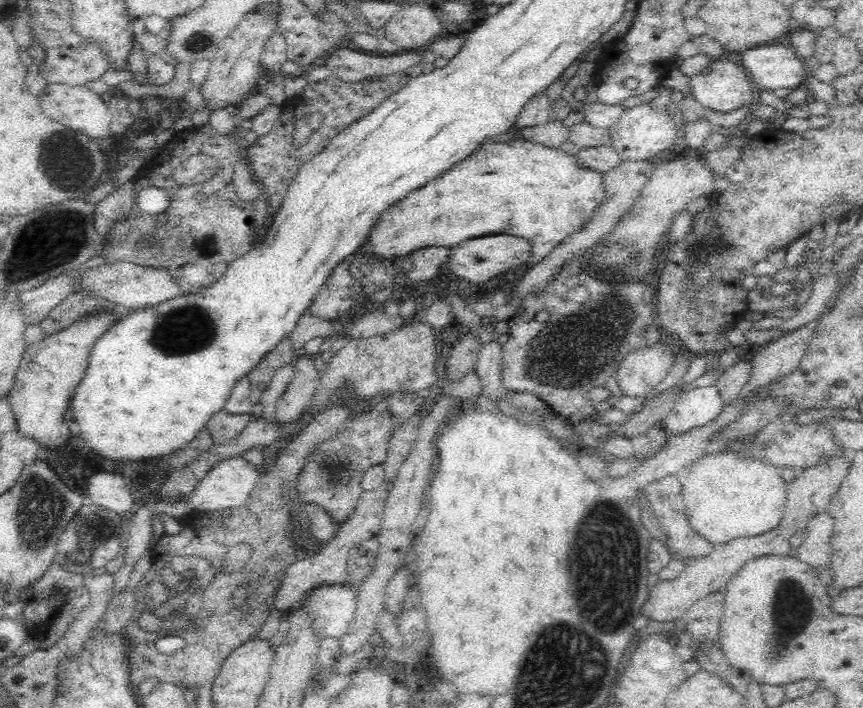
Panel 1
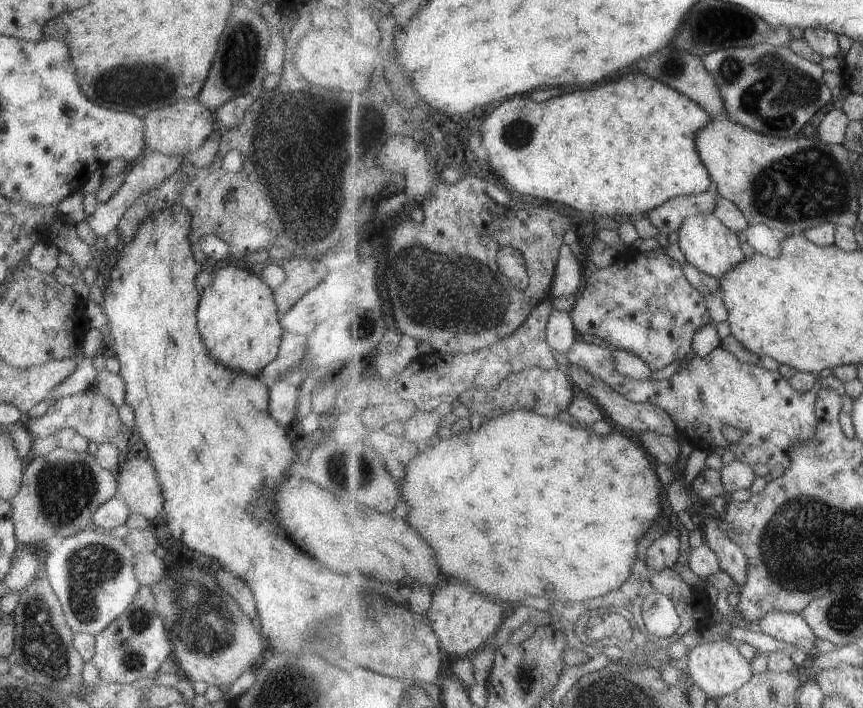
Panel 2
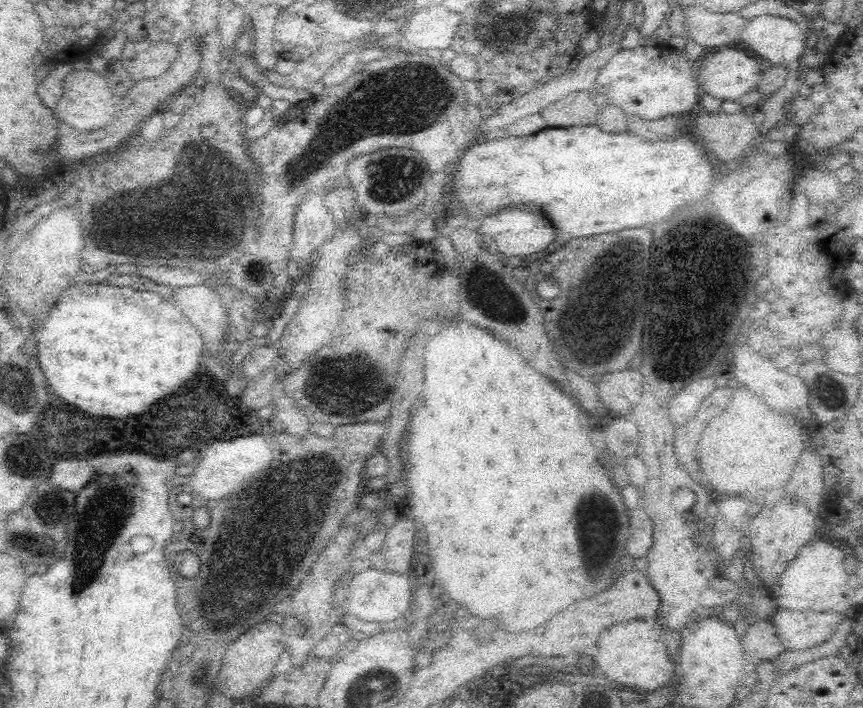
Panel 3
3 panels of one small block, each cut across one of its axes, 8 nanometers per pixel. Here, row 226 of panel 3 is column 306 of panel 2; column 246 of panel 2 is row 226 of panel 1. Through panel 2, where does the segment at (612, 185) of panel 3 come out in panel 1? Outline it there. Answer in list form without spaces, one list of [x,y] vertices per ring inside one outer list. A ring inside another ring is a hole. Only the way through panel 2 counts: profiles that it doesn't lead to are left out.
[[[524,138],[508,143],[484,143],[476,152],[472,152],[464,162],[458,162],[432,182],[424,184],[418,190],[412,190],[406,198],[395,202],[380,216],[376,226],[372,227],[368,240],[358,251],[374,255],[376,260],[398,264],[402,256],[424,246],[456,246],[468,238],[478,238],[486,234],[512,234],[530,238],[532,242],[532,264],[538,264],[546,258],[564,238],[578,232],[580,226],[592,218],[598,206],[604,200],[603,174],[584,168],[574,154],[566,154],[561,149],[549,148]]]

